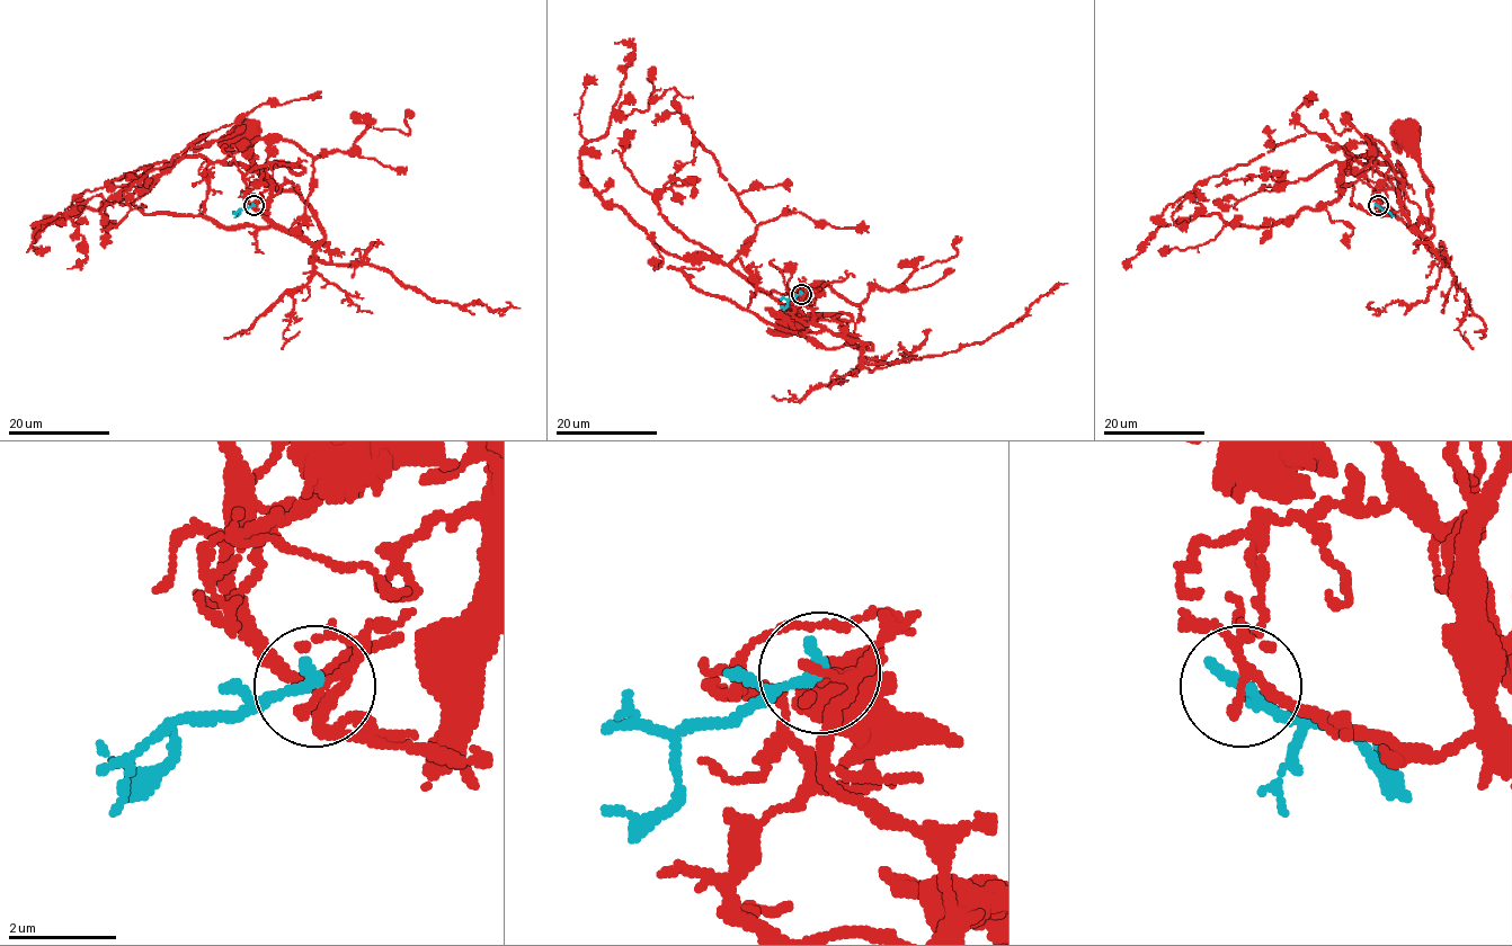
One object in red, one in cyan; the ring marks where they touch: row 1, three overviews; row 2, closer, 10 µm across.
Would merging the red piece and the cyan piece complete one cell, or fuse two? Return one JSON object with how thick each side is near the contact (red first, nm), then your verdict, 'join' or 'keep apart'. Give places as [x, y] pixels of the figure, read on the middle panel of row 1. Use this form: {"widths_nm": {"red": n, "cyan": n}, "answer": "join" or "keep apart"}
{"widths_nm": {"red": 160, "cyan": 260}, "answer": "keep apart"}

